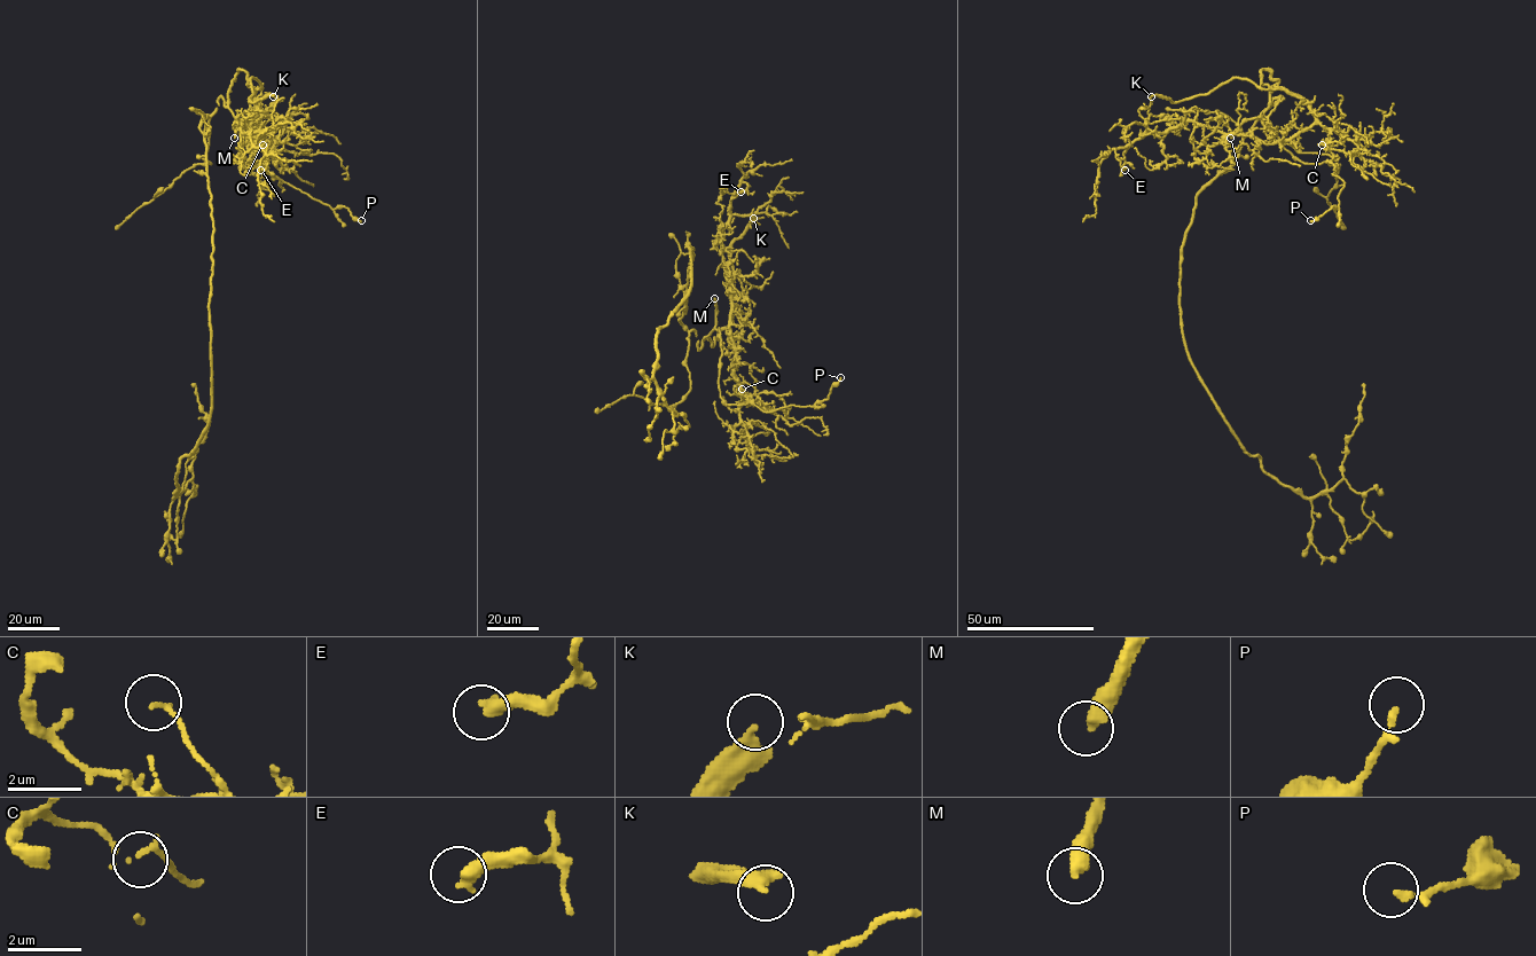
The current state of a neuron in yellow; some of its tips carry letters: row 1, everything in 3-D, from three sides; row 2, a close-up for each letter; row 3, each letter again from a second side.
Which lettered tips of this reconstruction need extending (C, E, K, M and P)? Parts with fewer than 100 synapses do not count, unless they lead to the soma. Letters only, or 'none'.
K, M

